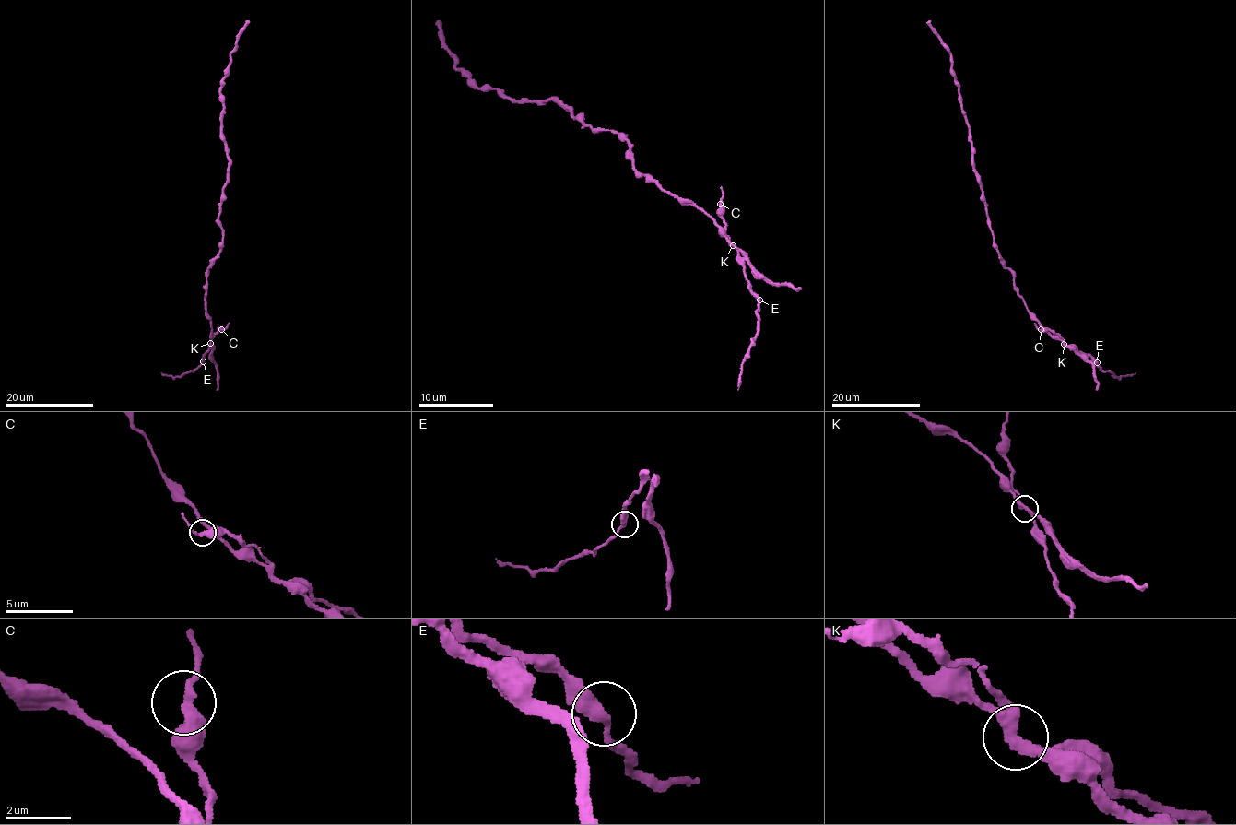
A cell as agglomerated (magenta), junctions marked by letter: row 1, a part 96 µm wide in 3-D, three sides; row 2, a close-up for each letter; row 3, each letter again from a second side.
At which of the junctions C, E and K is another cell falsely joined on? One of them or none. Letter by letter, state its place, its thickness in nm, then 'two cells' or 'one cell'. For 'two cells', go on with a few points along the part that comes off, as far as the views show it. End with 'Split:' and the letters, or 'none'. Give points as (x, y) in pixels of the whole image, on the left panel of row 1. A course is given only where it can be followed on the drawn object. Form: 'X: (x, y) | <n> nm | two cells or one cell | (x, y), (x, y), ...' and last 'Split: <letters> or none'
C: (221, 329) | 360 nm | one cell
E: (203, 361) | 320 nm | one cell
K: (210, 343) | 340 nm | two cells | (210, 344), (206, 274), (223, 238), (219, 204), (229, 167), (222, 132), (220, 87), (230, 53), (249, 20)
Split: K

